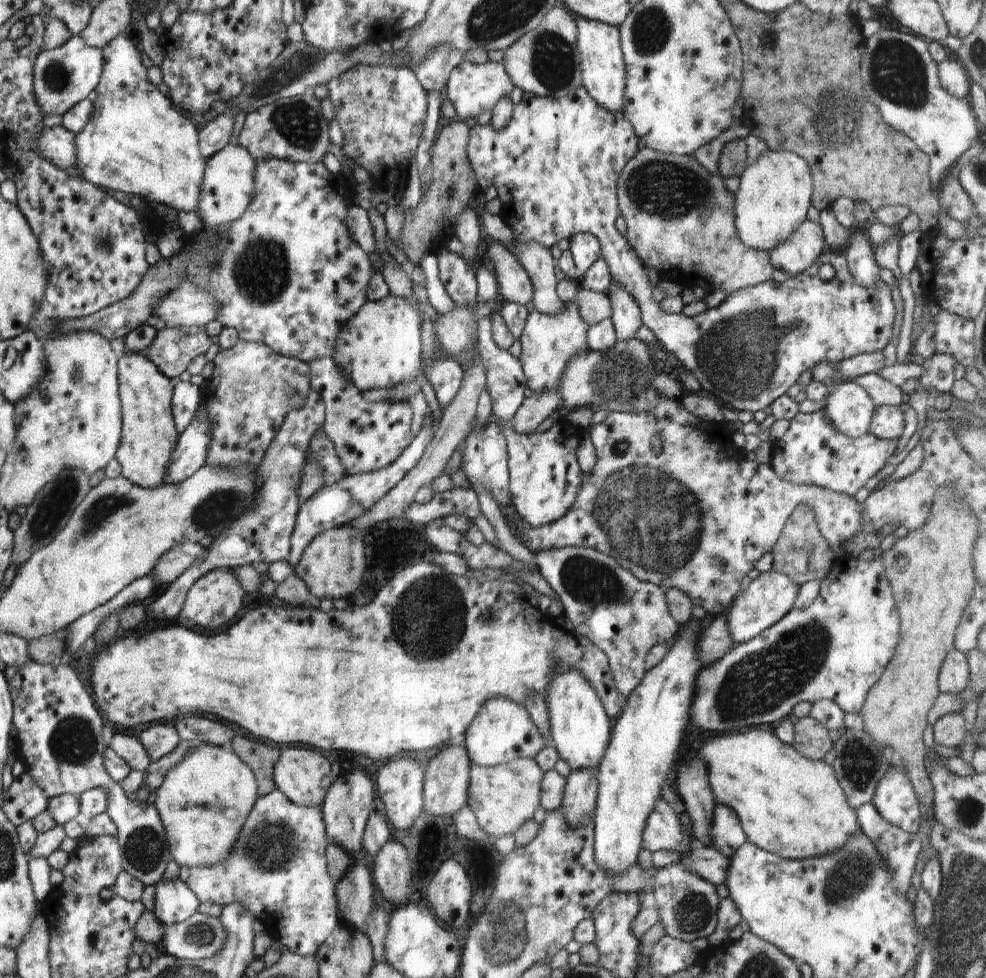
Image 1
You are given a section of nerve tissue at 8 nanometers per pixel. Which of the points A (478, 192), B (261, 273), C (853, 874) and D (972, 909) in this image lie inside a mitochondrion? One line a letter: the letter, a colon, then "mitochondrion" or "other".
A: other
B: mitochondrion
C: mitochondrion
D: mitochondrion

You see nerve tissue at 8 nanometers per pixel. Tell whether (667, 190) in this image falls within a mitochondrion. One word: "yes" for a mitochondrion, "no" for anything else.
yes

